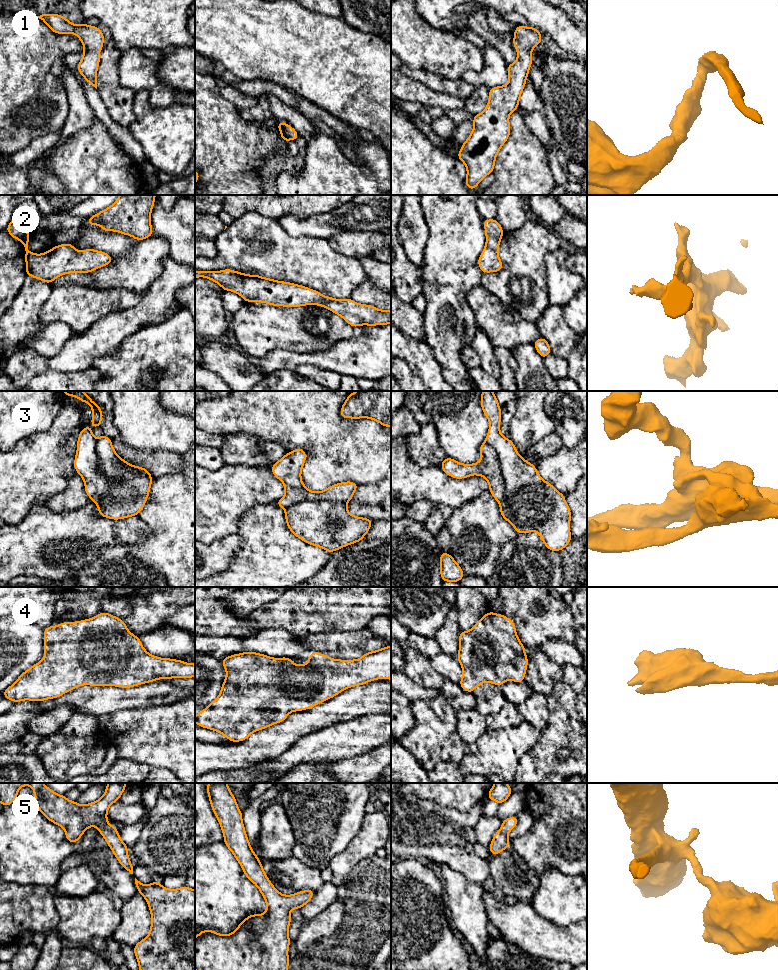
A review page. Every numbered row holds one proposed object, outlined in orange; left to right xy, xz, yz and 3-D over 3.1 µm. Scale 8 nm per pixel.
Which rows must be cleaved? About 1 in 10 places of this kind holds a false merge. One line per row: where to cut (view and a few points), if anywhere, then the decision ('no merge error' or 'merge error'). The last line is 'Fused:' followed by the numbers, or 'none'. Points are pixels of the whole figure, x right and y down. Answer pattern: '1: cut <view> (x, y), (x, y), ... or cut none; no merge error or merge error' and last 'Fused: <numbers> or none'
1: cut none; no merge error
2: cut none; no merge error
3: cut xy (96, 440), (99, 470), (118, 482), (94, 501); merge error
4: cut none; no merge error
5: cut none; no merge error
Fused: 3

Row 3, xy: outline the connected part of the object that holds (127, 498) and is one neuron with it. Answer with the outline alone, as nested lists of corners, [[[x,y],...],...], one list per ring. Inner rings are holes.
[[[104,434],[97,440],[96,453],[99,458],[101,473],[107,478],[119,479],[119,482],[105,498],[94,501],[99,508],[98,514],[113,520],[139,515],[148,499],[153,478],[150,478],[148,475],[139,475],[133,473],[131,470],[126,470],[121,458],[113,448],[111,439]]]

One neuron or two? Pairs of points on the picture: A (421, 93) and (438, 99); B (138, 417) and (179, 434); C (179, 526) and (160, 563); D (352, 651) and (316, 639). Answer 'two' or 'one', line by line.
A: one
B: one
C: one
D: one

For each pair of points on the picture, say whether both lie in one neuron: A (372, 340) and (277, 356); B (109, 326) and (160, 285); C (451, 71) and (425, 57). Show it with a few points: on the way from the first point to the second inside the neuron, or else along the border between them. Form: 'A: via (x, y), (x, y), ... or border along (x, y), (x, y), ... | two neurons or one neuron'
A: via (348, 356), (335, 359), (301, 359) | one neuron
B: via (123, 323), (132, 320), (153, 299) | one neuron
C: via (445, 65), (437, 57), (431, 57) | one neuron

